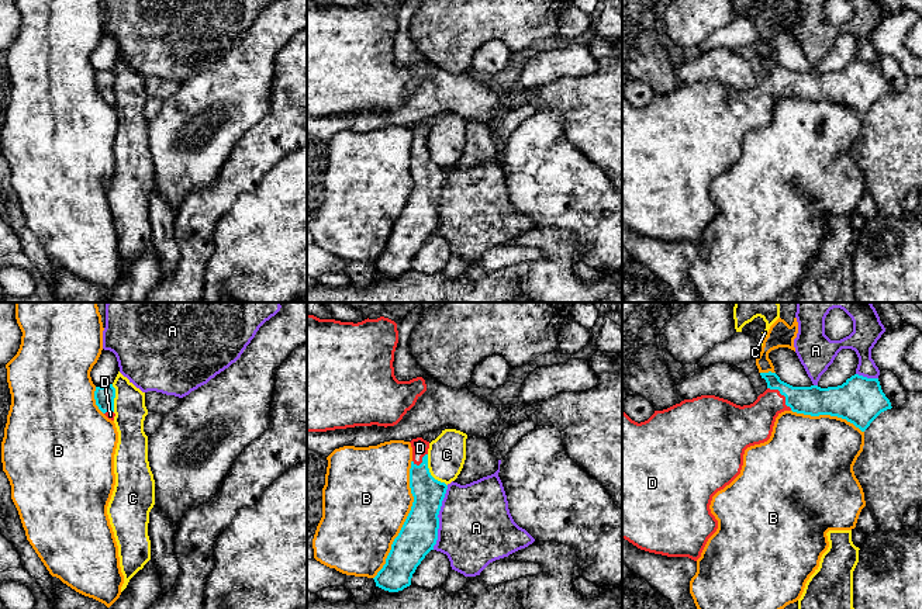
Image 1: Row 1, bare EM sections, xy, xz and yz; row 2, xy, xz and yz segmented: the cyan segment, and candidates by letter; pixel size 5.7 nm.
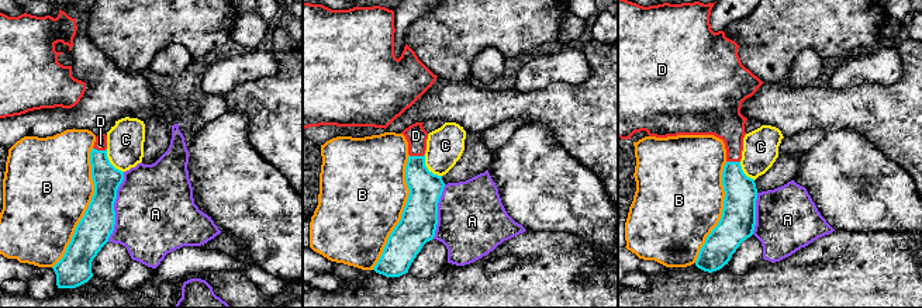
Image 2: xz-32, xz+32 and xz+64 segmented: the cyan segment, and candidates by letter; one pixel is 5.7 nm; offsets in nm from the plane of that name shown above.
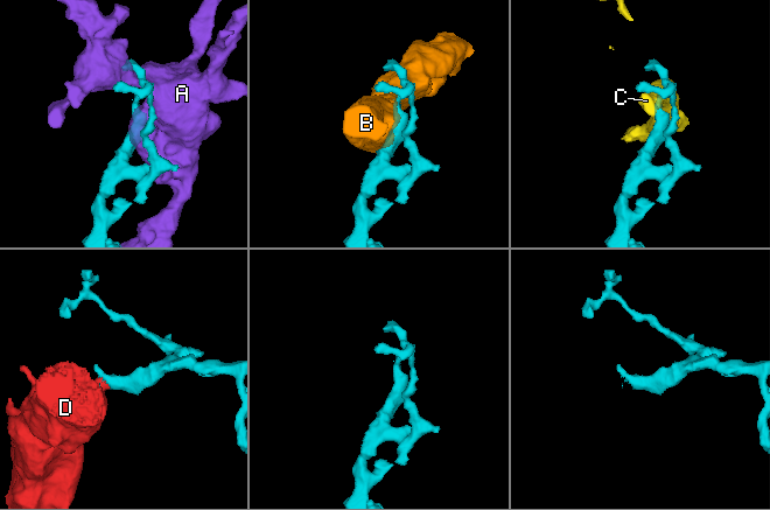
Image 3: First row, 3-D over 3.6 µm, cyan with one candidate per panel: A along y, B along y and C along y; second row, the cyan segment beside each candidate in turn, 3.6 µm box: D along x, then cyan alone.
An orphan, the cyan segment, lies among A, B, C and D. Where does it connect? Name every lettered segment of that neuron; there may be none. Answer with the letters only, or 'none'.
D

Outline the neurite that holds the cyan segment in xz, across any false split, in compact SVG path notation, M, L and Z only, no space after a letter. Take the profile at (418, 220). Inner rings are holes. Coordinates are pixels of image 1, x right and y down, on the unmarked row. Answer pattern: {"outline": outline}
{"outline": "M412 124L410 173L414 181L411 195L391 229L386 249L373 263L376 271L398 277L411 270L412 259L434 235L438 225L439 195L448 170L435 165L428 153L429 127Z"}

